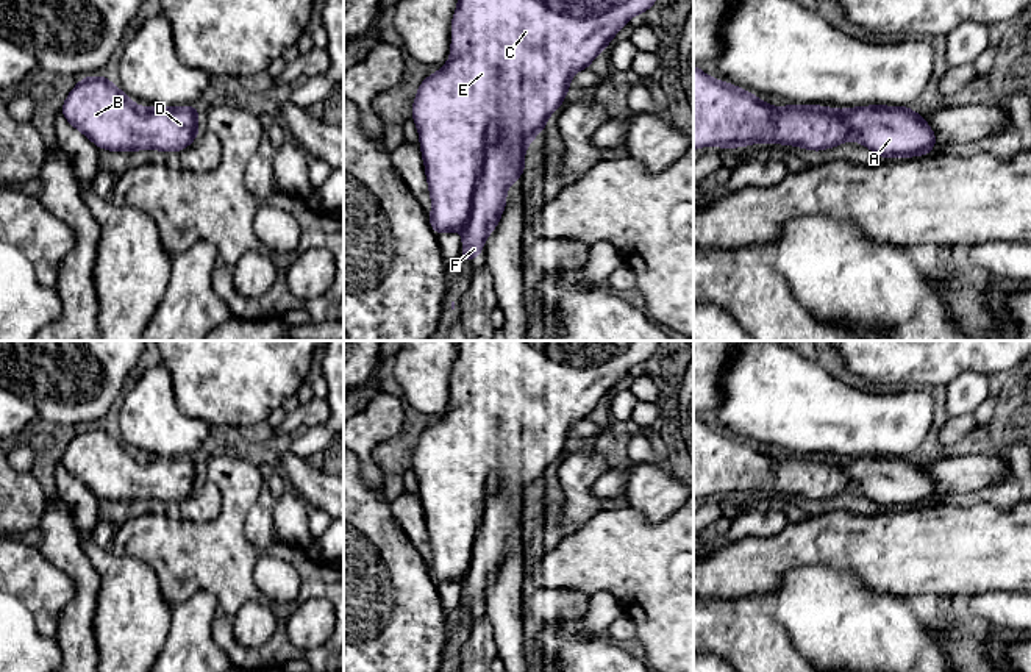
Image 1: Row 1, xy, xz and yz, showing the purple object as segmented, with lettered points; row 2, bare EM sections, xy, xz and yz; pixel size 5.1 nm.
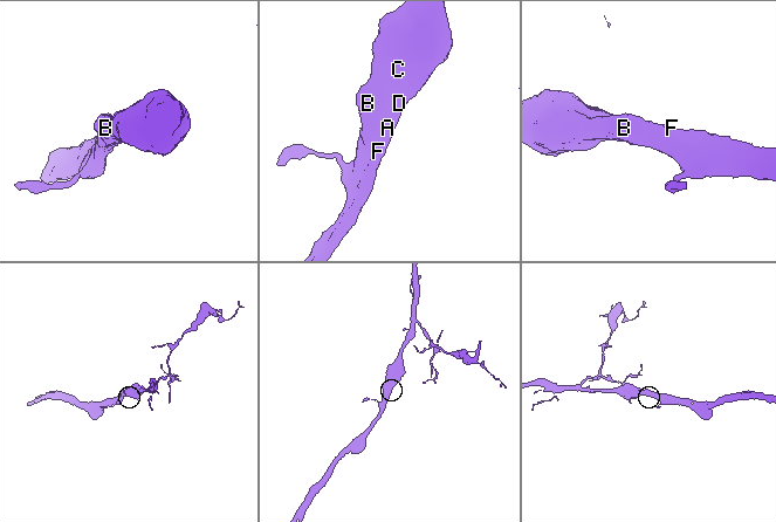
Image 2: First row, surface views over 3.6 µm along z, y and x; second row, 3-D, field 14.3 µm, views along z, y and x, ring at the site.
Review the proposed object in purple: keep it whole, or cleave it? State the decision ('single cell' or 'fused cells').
single cell

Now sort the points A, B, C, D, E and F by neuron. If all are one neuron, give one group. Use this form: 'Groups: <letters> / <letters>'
Groups: A B C D E F

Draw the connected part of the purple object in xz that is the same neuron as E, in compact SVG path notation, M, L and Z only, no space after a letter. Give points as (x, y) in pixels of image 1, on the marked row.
M459 0L451 20L451 50L450 59L437 73L428 75L419 86L414 105L412 119L419 130L420 152L426 170L426 181L431 195L430 223L433 231L461 231L462 253L461 259L470 261L483 253L486 238L495 230L501 213L506 208L508 188L525 173L523 159L525 148L533 142L534 136L542 133L548 125L547 119L556 111L570 89L570 78L575 72L589 69L594 58L609 45L609 41L619 33L628 20L640 13L645 13L656 0Z

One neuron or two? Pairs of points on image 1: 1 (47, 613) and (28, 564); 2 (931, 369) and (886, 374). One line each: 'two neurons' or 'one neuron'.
1: one neuron
2: one neuron

